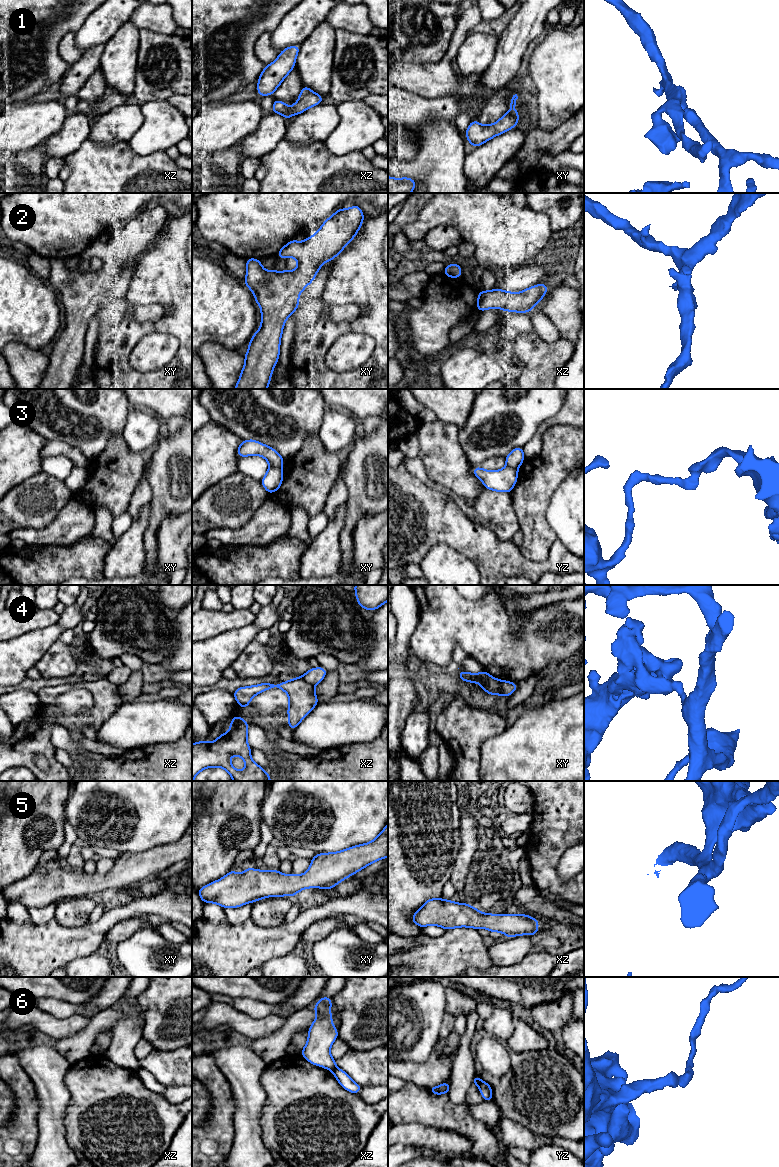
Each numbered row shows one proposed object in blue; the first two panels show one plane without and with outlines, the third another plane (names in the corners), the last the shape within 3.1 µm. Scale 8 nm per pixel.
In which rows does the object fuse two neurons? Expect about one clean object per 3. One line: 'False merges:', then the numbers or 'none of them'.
False merges: 3, 4, 6

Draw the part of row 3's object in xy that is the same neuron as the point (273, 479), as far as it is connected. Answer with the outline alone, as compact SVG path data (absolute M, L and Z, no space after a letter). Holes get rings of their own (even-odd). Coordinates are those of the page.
M270 466L260 482L269 494L276 492L283 482L282 469Z

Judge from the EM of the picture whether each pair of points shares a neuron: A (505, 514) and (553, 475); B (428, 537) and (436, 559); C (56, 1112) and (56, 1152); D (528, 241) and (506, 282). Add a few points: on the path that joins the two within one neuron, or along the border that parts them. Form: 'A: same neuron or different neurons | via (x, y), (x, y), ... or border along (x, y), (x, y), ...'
A: different neurons | border along (509, 494), (513, 513), (516, 516), (519, 528)
B: different neurons | border along (455, 550), (444, 543), (436, 543), (418, 564)
C: same neuron | via (56, 1122), (56, 1142)
D: different neurons | border along (528, 262), (505, 269)

